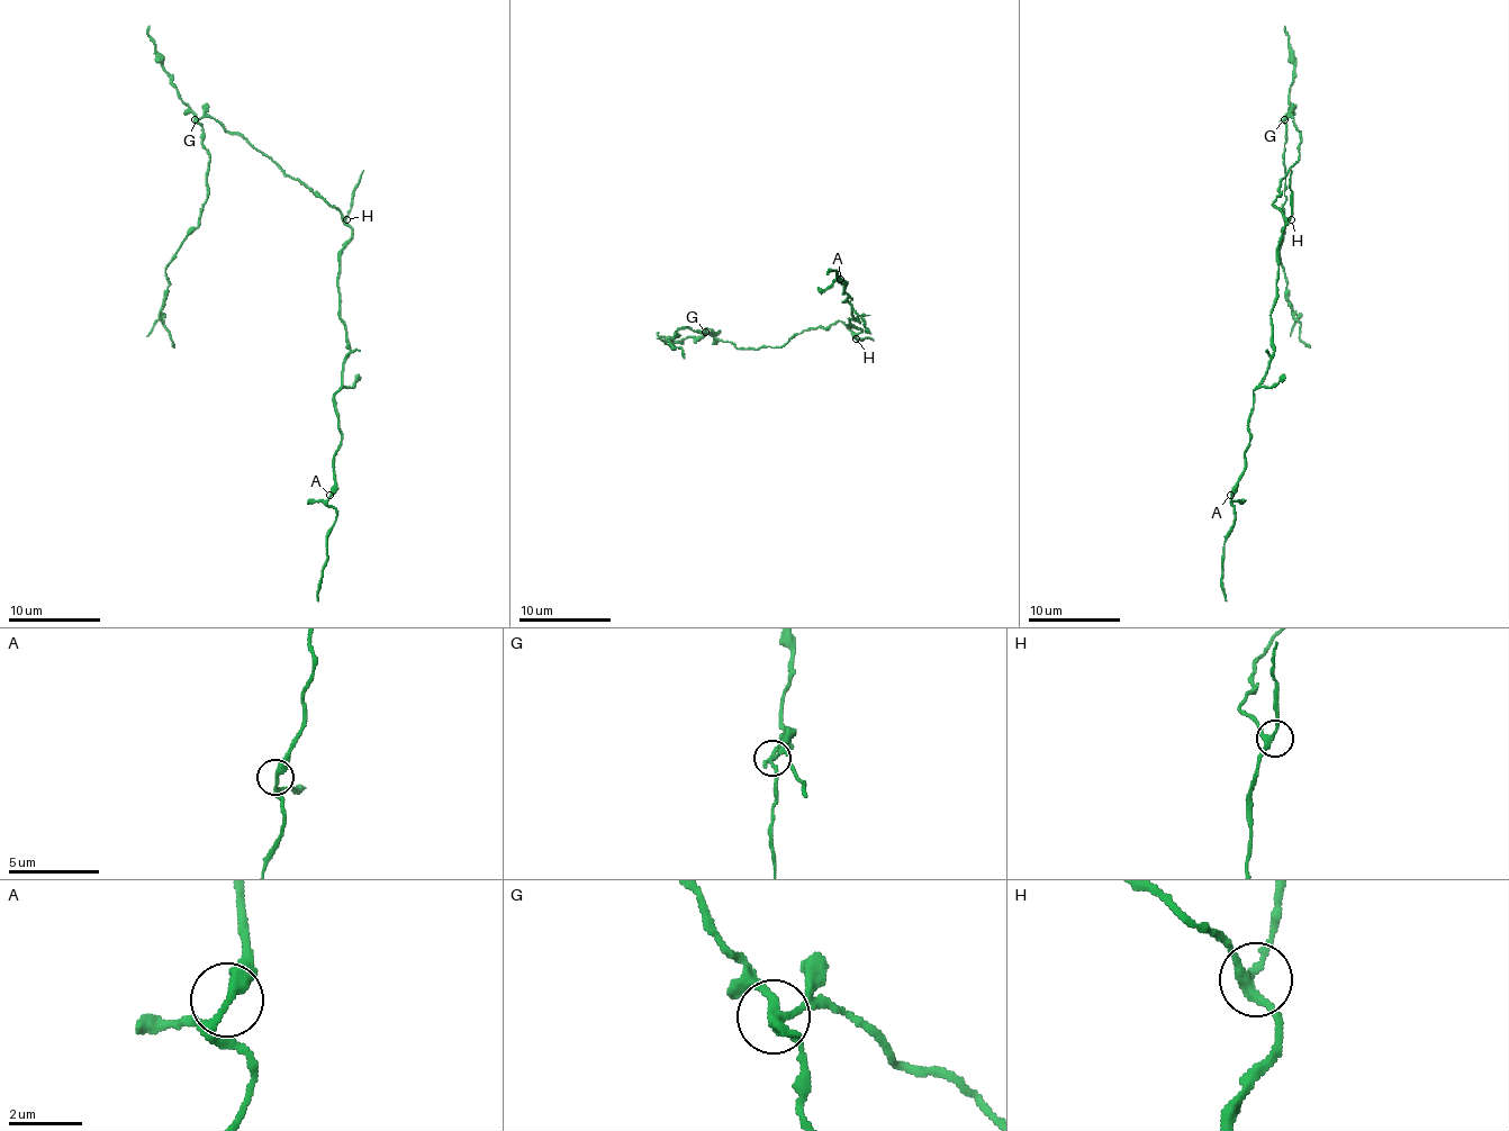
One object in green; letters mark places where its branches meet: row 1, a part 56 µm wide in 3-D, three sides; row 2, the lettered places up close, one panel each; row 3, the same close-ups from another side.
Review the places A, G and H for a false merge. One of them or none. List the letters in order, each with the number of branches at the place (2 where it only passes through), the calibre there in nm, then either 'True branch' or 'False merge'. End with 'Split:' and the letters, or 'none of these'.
A: Branches: 3. Thickness 260 nm. True branch
G: Branches: 3. Thickness 200 nm. False merge
H: Branches: 3. Thickness 240 nm. True branch
Split: G

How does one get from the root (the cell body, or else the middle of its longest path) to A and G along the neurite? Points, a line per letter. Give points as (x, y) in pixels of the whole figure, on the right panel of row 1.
A: (1279, 210), (1286, 224), (1276, 302), (1270, 315), (1272, 356), (1265, 379), (1254, 391), (1244, 474), (1230, 495)
G: (1279, 210), (1272, 204), (1279, 196), (1279, 182), (1300, 154), (1300, 132), (1291, 117), (1283, 119)

